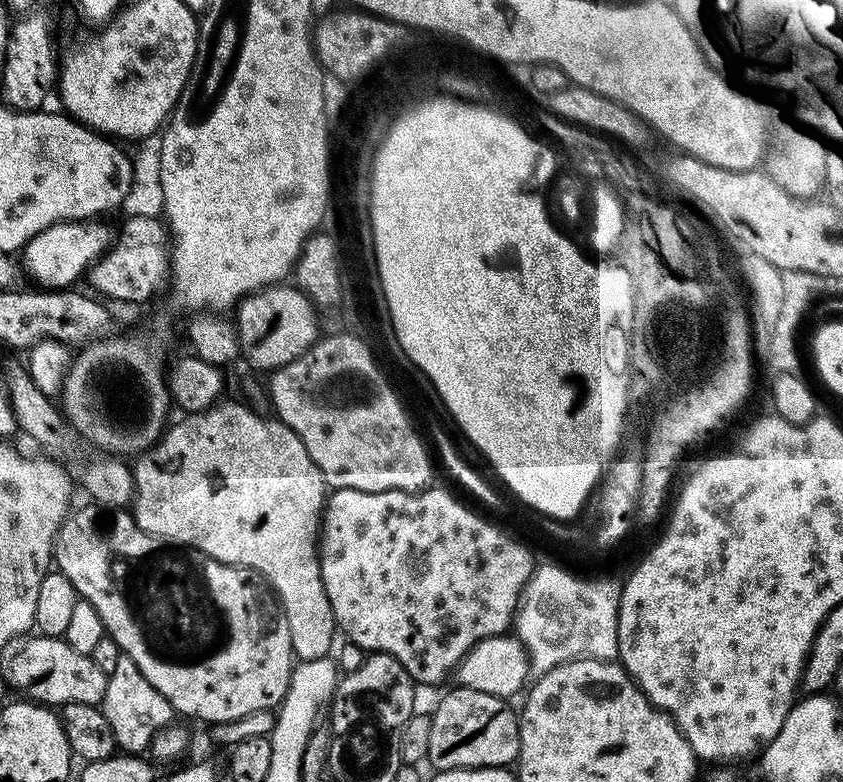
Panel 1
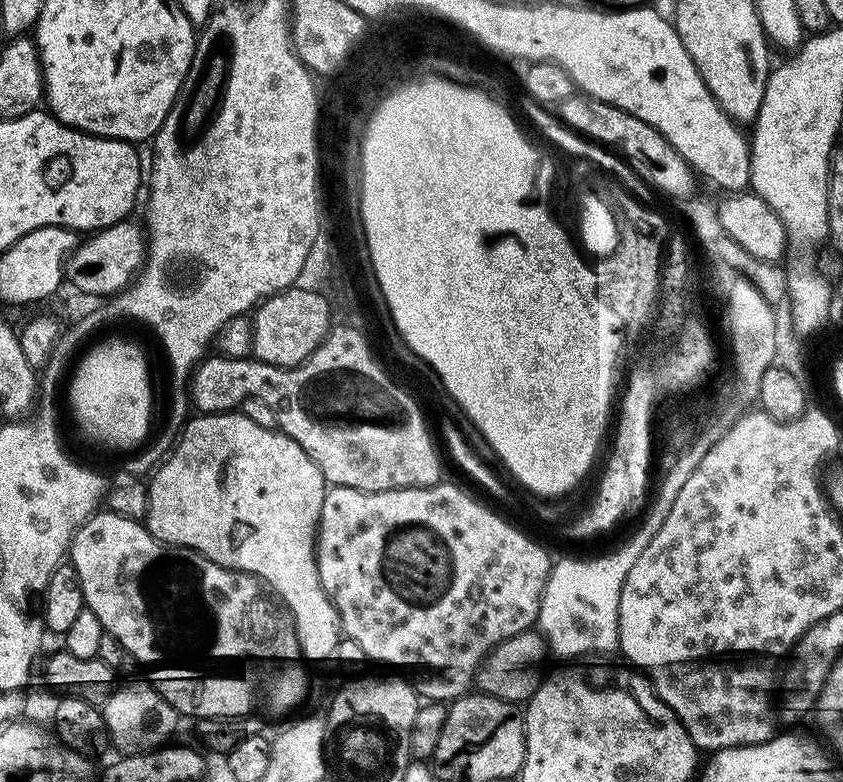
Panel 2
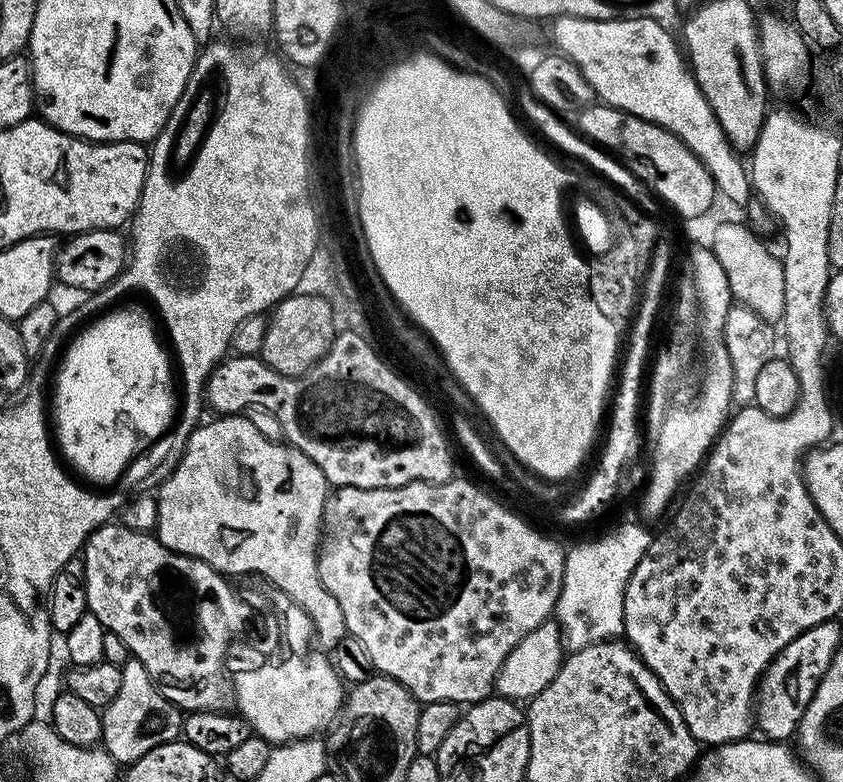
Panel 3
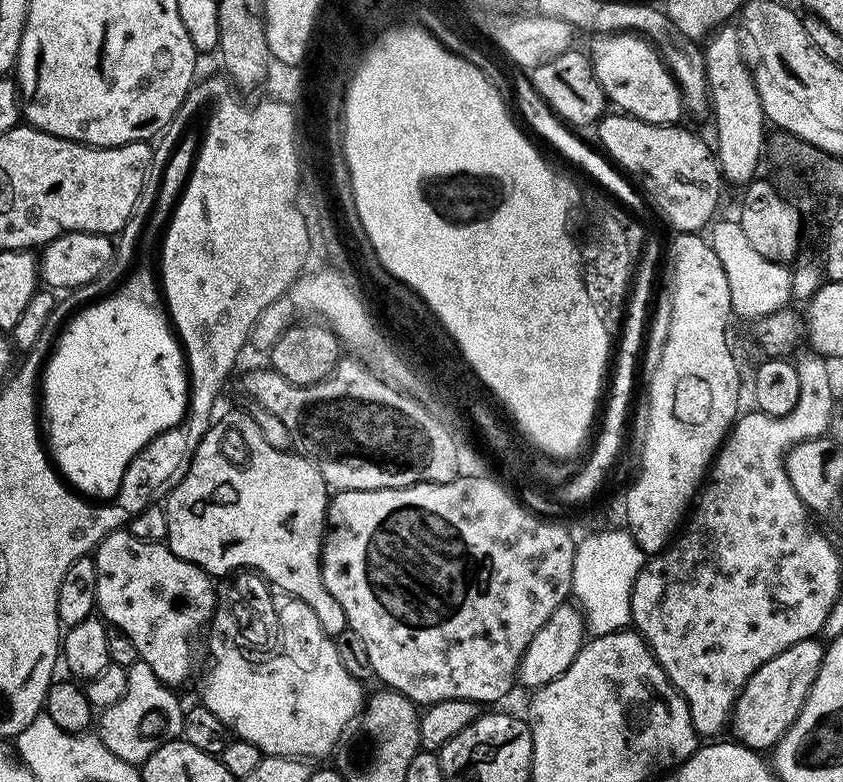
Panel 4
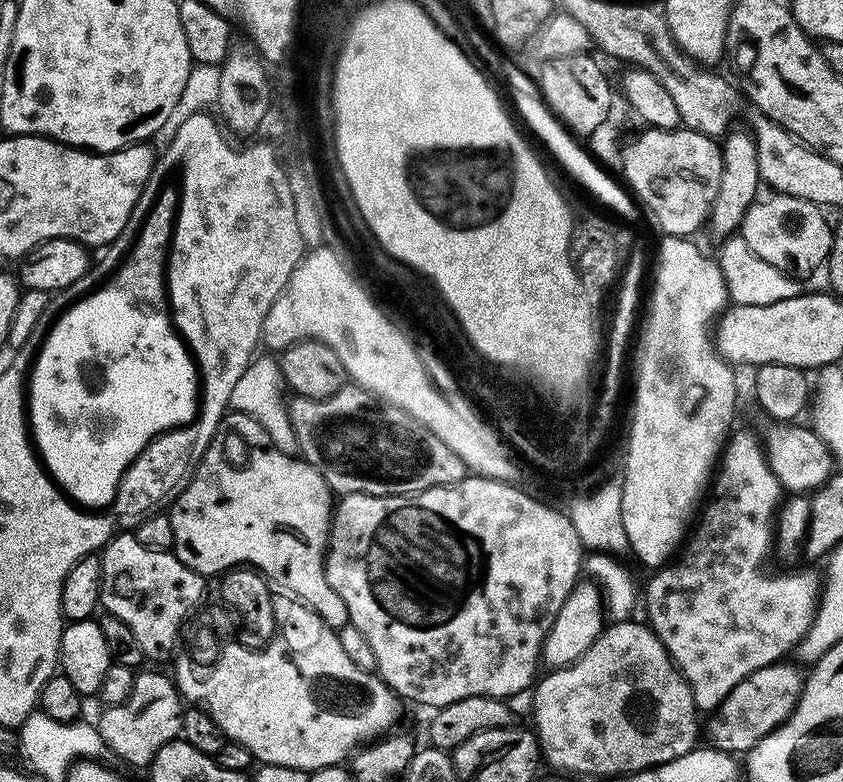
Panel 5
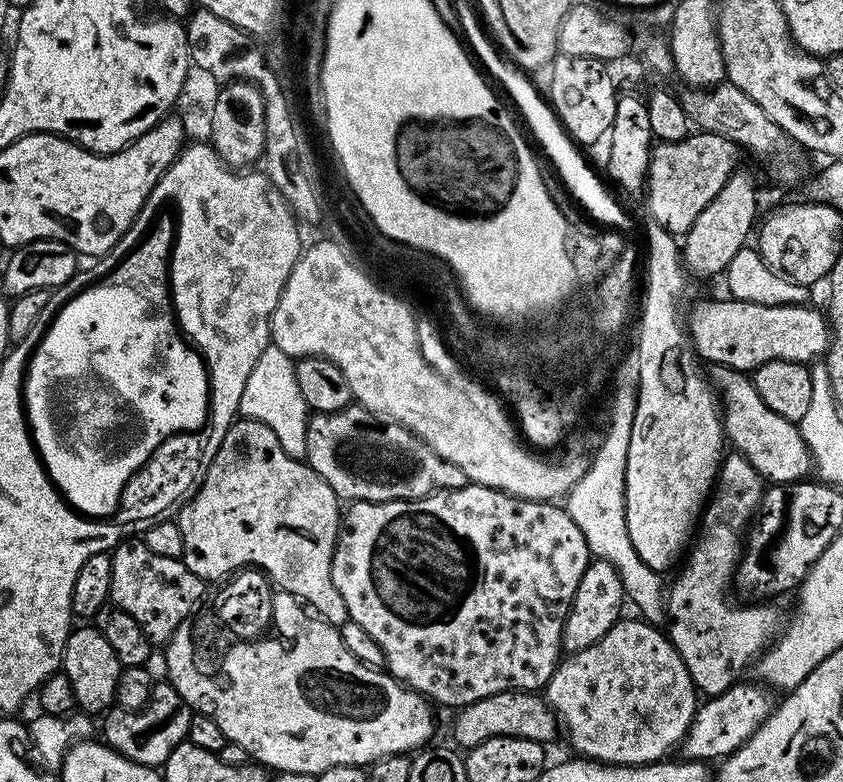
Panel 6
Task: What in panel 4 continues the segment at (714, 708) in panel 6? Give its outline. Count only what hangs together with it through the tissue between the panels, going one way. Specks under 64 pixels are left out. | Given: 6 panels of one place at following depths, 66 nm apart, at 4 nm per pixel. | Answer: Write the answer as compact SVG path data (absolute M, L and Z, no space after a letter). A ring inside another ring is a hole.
M816 638L798 642L794 646L782 650L782 654L774 654L774 658L770 658L762 666L758 666L758 670L754 670L754 674L736 695L736 704L730 713L730 732L732 728L733 734L736 735L733 736L735 743L745 744L747 748L757 750L775 749L776 743L786 734L786 730L790 730L790 726L794 726L794 722L814 686L814 678L818 678L818 670L824 661L825 650L825 645L819 644L820 642Z

